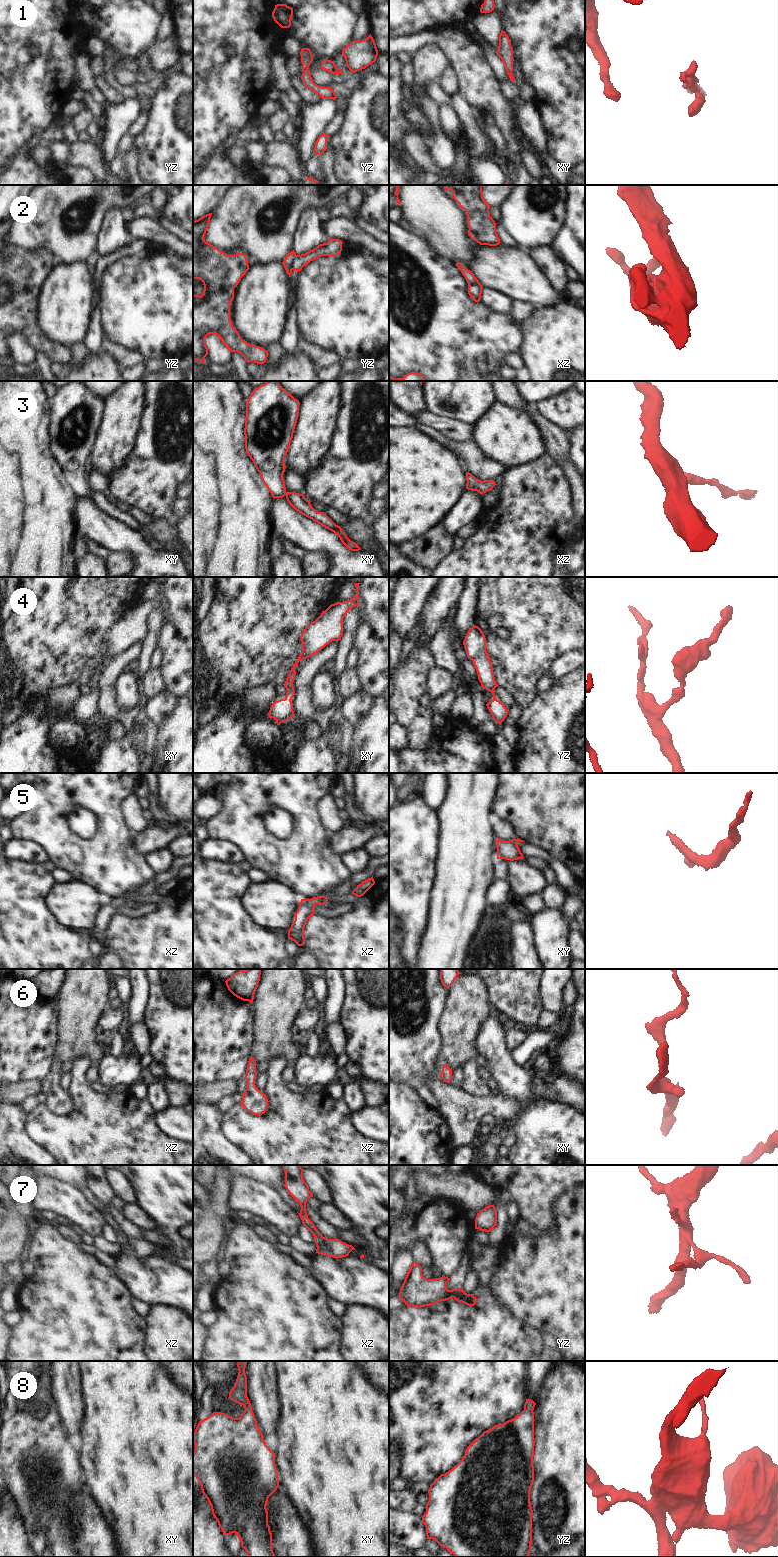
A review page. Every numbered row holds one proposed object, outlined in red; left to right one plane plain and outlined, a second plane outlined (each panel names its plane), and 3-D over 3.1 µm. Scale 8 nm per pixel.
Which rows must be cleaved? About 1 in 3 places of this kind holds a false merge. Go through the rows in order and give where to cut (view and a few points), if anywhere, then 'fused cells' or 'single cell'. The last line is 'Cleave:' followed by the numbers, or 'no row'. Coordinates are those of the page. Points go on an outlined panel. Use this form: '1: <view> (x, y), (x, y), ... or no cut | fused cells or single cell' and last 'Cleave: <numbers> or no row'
1: no cut | single cell
2: yz (296, 255), (292, 269) | fused cells
3: no cut | single cell
4: no cut | single cell
5: no cut | single cell
6: no cut | single cell
7: no cut | single cell
8: no cut | single cell
Cleave: 2

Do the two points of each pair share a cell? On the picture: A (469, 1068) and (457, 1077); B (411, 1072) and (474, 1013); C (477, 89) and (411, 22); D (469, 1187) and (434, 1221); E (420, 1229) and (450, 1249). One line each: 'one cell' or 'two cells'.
A: two cells
B: two cells
C: two cells
D: two cells
E: one cell

